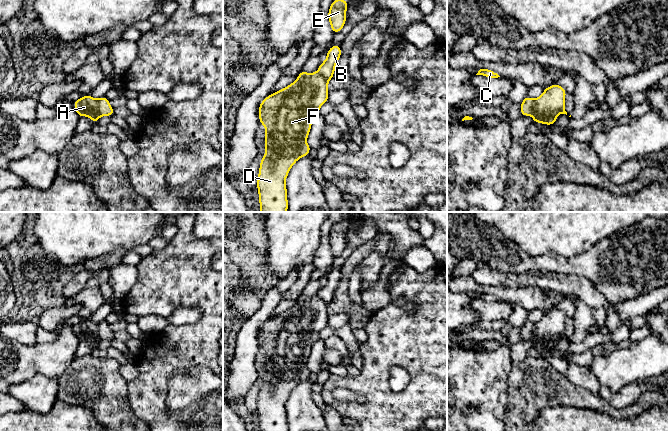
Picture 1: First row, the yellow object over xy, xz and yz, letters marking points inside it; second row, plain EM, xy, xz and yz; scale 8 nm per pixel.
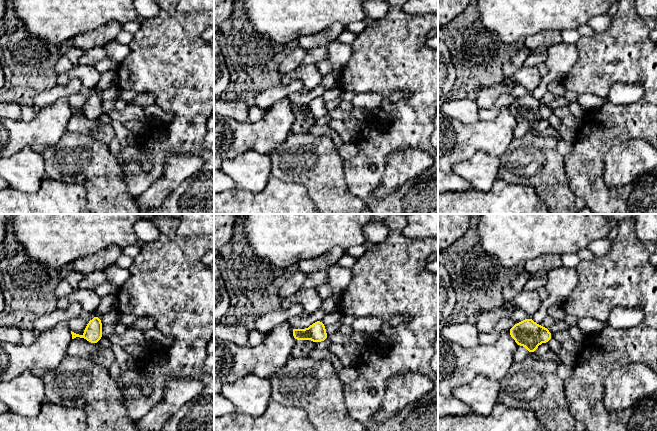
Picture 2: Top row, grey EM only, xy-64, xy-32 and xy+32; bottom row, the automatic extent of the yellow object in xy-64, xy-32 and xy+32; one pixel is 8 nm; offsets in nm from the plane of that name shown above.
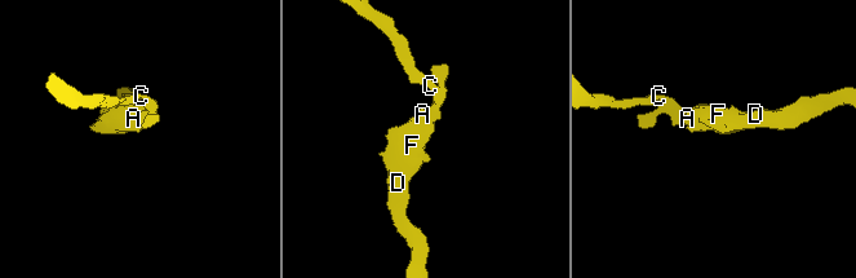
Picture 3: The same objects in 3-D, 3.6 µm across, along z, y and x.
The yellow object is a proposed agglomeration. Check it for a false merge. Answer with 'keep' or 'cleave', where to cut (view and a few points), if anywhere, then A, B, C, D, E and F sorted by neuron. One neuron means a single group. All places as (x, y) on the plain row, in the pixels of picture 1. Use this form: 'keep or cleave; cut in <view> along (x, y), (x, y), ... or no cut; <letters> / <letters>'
cleave; cut in xy along (97, 323), (97, 332), (100, 339); A D F / B C E

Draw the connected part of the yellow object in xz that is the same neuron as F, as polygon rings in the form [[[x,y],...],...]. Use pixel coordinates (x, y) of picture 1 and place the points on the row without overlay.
[[[300,295],[298,302],[287,311],[270,318],[259,329],[259,347],[265,351],[265,378],[260,386],[257,403],[260,431],[288,431],[287,412],[285,404],[296,385],[308,380],[311,372],[307,362],[312,346],[319,340],[319,332],[328,326],[328,305],[318,296]]]

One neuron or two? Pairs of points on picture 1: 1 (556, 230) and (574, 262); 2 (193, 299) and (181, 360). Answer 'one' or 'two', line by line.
1: two
2: one

